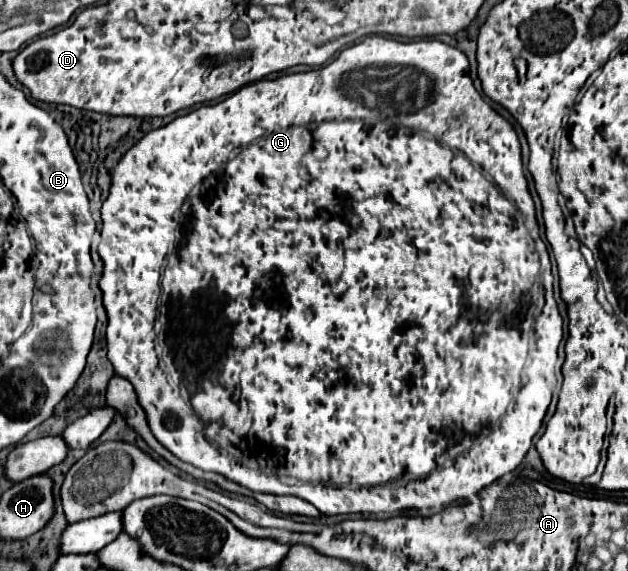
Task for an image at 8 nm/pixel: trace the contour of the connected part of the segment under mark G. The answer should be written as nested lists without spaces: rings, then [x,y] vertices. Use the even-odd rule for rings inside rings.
[[[367,36],[365,40],[349,46],[347,50],[343,50],[335,60],[331,60],[325,68],[321,70],[309,70],[309,72],[293,72],[293,74],[283,74],[275,80],[261,80],[261,82],[253,82],[253,84],[247,84],[243,86],[241,90],[237,90],[235,94],[231,94],[229,98],[217,102],[217,104],[211,104],[211,106],[201,106],[185,116],[179,116],[175,118],[173,122],[169,122],[167,126],[163,128],[157,128],[157,130],[151,130],[145,138],[141,138],[117,164],[115,172],[113,172],[113,182],[111,182],[111,194],[109,198],[103,202],[103,208],[101,208],[101,218],[103,218],[103,230],[101,230],[101,244],[99,244],[99,256],[103,258],[105,262],[105,270],[103,270],[103,278],[99,280],[99,286],[103,290],[103,306],[107,310],[107,350],[109,350],[109,360],[115,368],[115,374],[127,378],[133,386],[135,386],[135,392],[139,396],[139,404],[143,406],[145,414],[147,414],[147,422],[151,426],[151,432],[155,434],[155,438],[165,446],[169,448],[175,456],[179,456],[181,460],[197,466],[197,468],[203,468],[203,470],[209,470],[209,472],[217,472],[217,474],[223,474],[227,476],[229,480],[253,490],[253,492],[265,492],[265,494],[283,494],[283,496],[297,496],[297,498],[303,498],[307,502],[311,502],[321,514],[359,514],[359,512],[367,512],[367,514],[393,514],[397,510],[405,510],[405,508],[417,508],[417,510],[423,510],[423,508],[431,508],[431,510],[443,510],[447,506],[456,504],[467,504],[477,497],[477,493],[481,488],[485,488],[487,484],[495,482],[515,470],[523,456],[527,454],[529,446],[531,446],[531,440],[533,436],[539,432],[541,424],[543,424],[543,418],[545,418],[545,412],[547,412],[547,406],[551,404],[551,394],[553,394],[553,378],[555,378],[555,362],[557,362],[557,346],[561,342],[561,326],[563,326],[563,318],[559,314],[559,306],[553,298],[553,275],[551,271],[551,262],[549,254],[547,254],[547,247],[540,237],[540,229],[535,218],[535,204],[533,204],[533,198],[529,194],[529,188],[527,188],[527,180],[525,180],[525,174],[523,174],[523,162],[521,162],[521,144],[517,140],[517,132],[515,128],[501,116],[497,114],[487,102],[485,98],[475,90],[473,86],[473,80],[469,78],[469,62],[467,62],[467,56],[455,48],[455,46],[449,46],[445,42],[439,42],[439,40],[417,40],[417,42],[397,42],[393,38],[385,38],[385,36]],[[423,132],[427,132],[425,136],[427,138],[433,138],[433,140],[415,140],[415,136],[423,136]],[[163,282],[171,282],[171,292],[167,292],[167,288],[163,288]],[[155,308],[157,308],[157,320],[159,320],[159,326],[161,332],[155,334],[153,330],[153,322],[155,322]],[[161,334],[161,340],[167,342],[169,346],[169,352],[171,352],[171,360],[177,368],[177,374],[179,374],[179,366],[181,366],[181,374],[179,374],[179,390],[173,392],[173,388],[169,386],[167,382],[167,376],[161,372],[159,364],[157,364],[157,354],[155,354],[155,340],[157,336]],[[483,344],[491,344],[489,348],[489,354],[481,354],[481,346]],[[237,362],[243,362],[245,366],[241,366],[243,372],[235,372],[233,374],[233,366],[237,366]],[[511,400],[515,402],[515,408],[511,412],[507,412]]]

